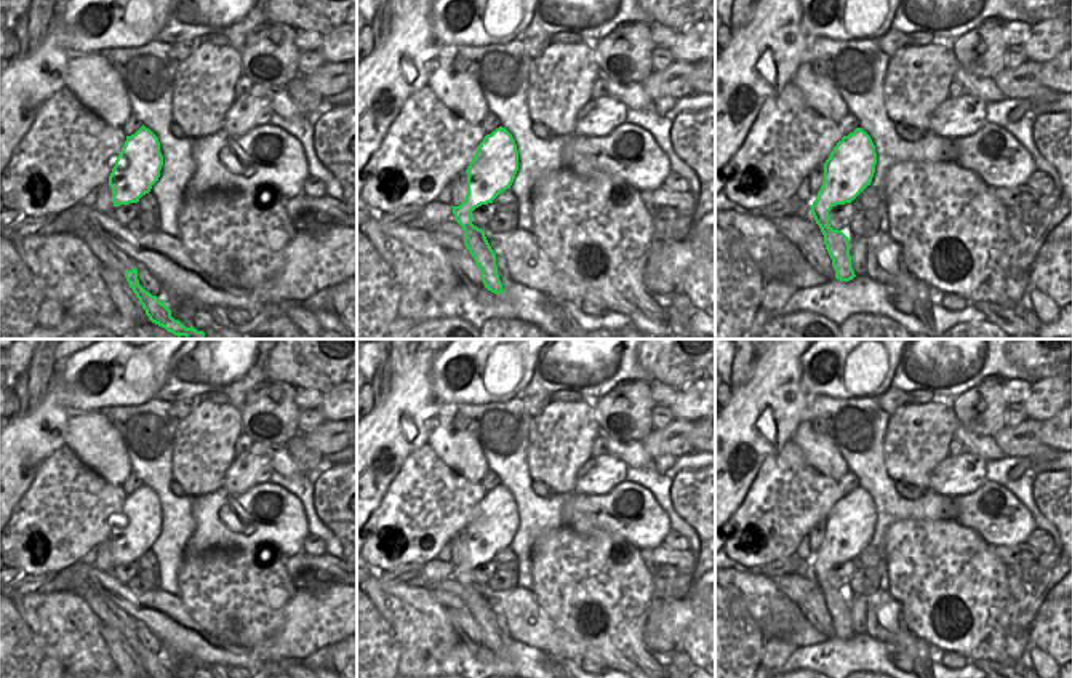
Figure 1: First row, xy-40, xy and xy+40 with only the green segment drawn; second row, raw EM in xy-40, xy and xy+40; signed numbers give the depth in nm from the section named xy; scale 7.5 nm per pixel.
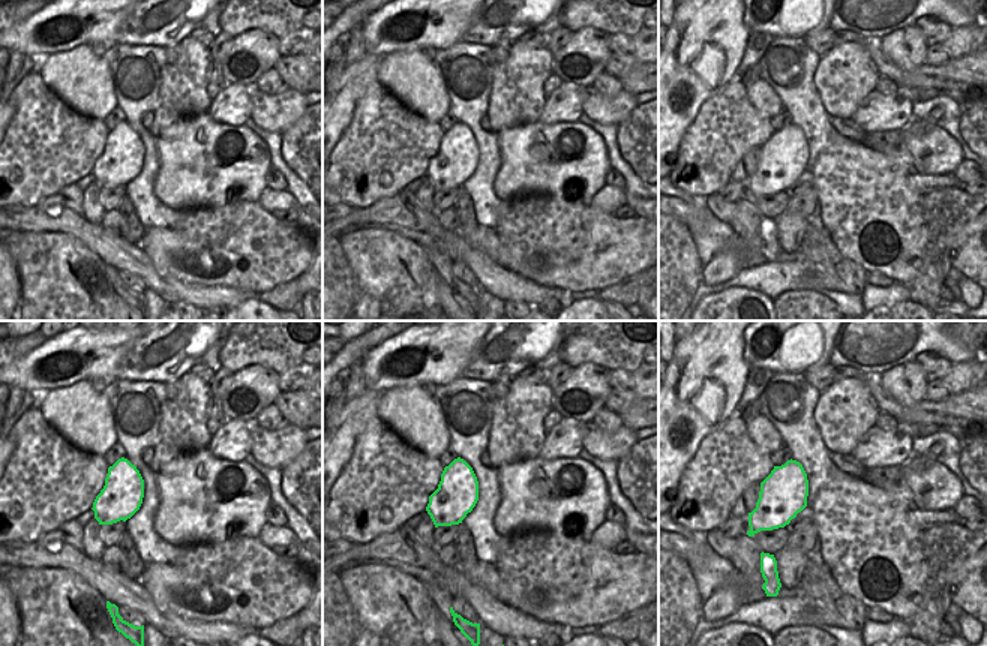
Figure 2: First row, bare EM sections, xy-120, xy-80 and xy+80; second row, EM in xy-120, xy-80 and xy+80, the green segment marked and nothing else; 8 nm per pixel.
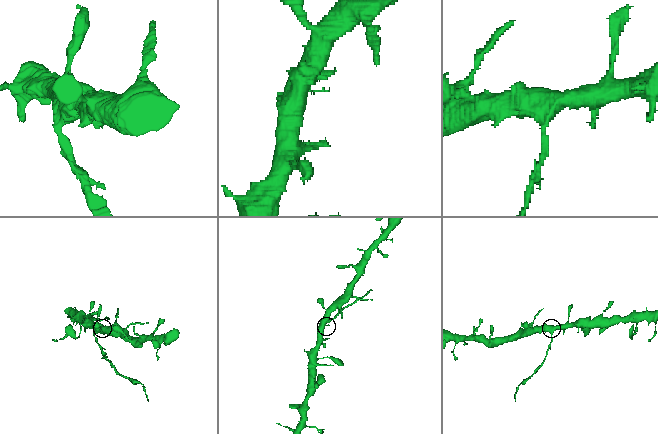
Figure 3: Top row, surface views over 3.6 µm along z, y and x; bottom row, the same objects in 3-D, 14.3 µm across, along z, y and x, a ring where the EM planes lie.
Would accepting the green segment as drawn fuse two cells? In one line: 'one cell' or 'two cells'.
two cells

